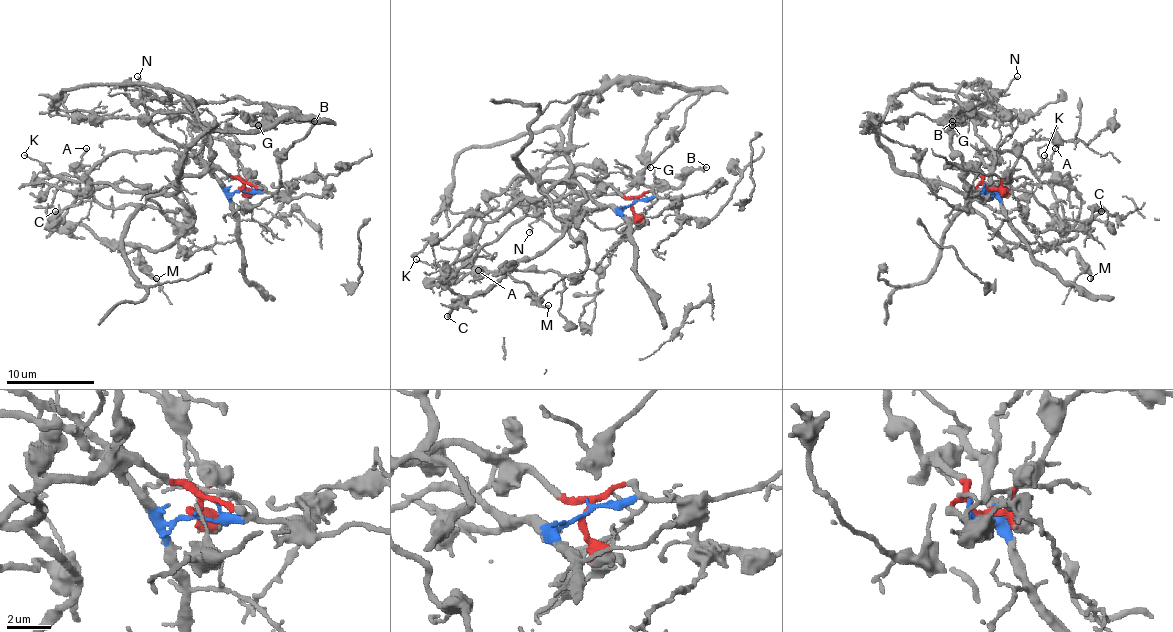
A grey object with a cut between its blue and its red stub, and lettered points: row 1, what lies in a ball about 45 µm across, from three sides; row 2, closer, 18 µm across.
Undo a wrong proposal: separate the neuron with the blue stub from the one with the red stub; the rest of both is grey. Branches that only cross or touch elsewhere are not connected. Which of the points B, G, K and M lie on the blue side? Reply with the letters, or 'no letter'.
B, G, K, M

